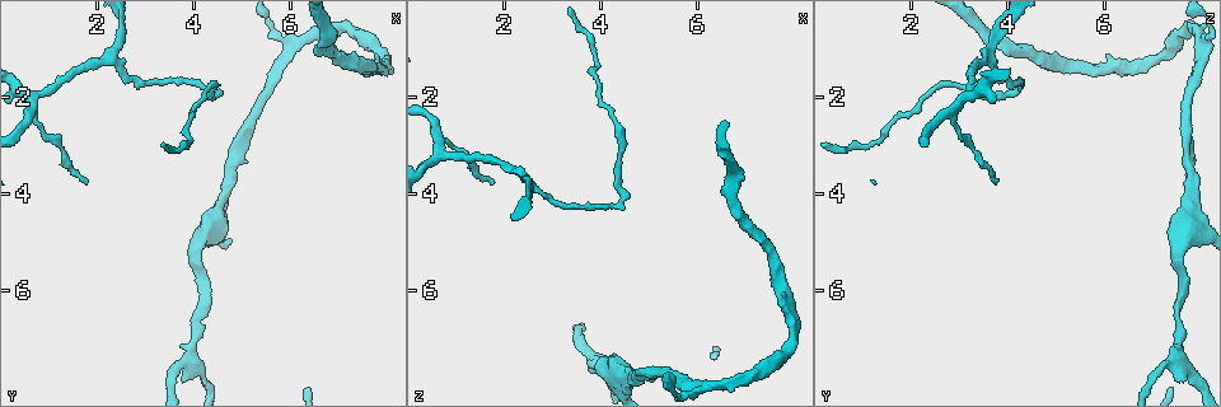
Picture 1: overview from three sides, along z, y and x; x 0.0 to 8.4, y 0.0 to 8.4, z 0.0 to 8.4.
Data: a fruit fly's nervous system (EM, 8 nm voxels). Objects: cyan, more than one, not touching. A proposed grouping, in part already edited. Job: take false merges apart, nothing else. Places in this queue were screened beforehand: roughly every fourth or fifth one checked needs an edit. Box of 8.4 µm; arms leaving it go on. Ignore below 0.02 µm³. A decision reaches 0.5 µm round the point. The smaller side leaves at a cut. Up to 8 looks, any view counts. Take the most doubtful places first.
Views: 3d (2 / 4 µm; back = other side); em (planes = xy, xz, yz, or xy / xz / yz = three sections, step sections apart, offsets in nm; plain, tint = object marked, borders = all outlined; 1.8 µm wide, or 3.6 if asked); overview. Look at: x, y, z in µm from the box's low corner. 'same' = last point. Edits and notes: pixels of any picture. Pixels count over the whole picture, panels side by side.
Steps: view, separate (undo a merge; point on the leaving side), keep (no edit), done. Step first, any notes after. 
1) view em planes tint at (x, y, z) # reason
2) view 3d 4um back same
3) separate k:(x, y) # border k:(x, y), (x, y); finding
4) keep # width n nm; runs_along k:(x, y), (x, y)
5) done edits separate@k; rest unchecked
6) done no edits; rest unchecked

view em planes tint at (0.65, 1.95, 3.15) # three arms meet

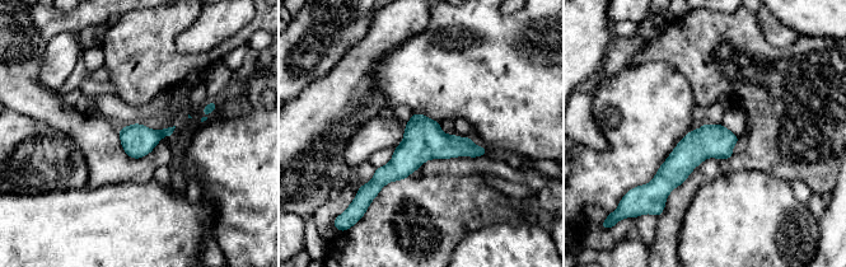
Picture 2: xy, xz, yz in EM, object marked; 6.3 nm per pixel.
keep # all the same neuron

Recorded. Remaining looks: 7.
view em xy step 4 tint at (5.95, 1.20, 7.95) # side arm on a straight run

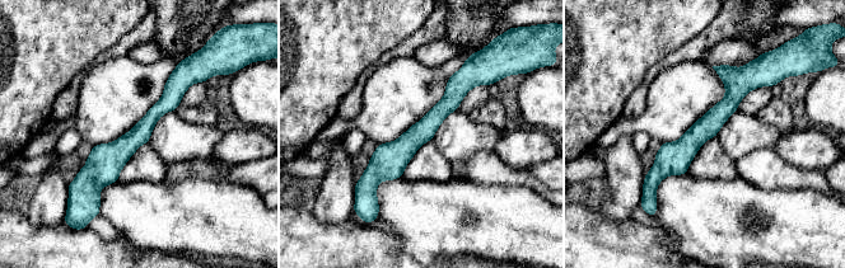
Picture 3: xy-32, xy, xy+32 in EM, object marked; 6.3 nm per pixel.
view em planes borders same # another direction

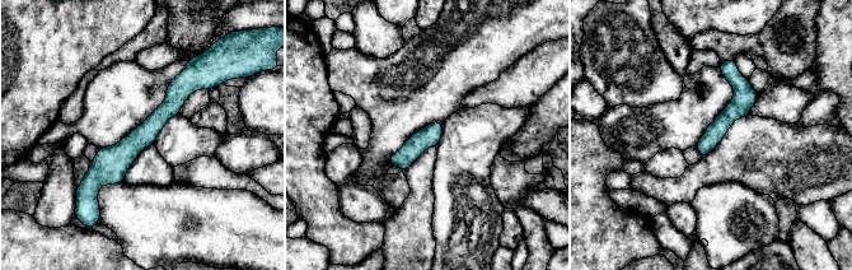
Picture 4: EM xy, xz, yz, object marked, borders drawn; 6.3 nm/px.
keep # runs_along 4:(191, 79), (94, 182), (94, 196); continuous, no second neuron

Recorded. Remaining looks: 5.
view 3d 2um at (4.30, 1.80, 4.30) # sharp bend

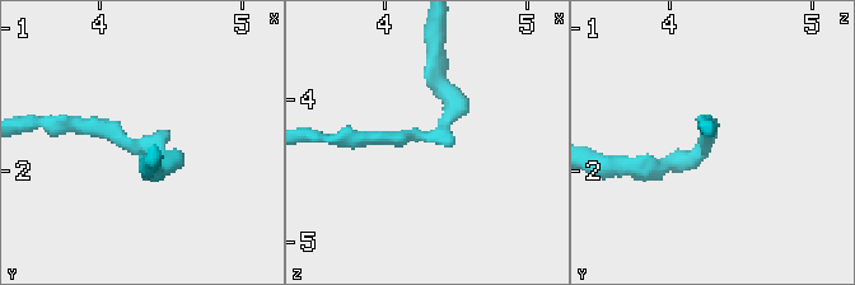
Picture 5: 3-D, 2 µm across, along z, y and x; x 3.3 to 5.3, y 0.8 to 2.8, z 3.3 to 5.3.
view em planes tint at (4.36, 1.82, 4.26) # now the EM

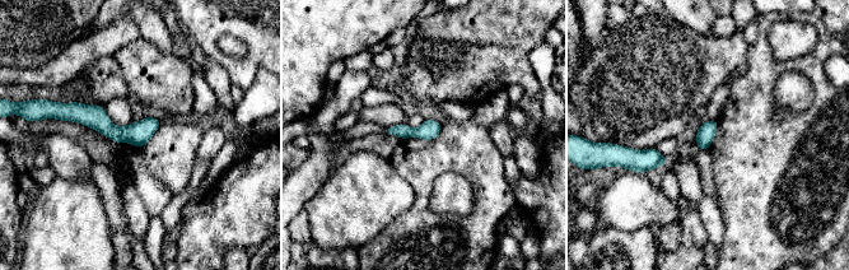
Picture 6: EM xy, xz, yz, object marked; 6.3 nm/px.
keep # runs_along 6:(65, 113), (113, 133), (155, 125); continuous, no second neuron

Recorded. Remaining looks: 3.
done no edits; rest unchecked

